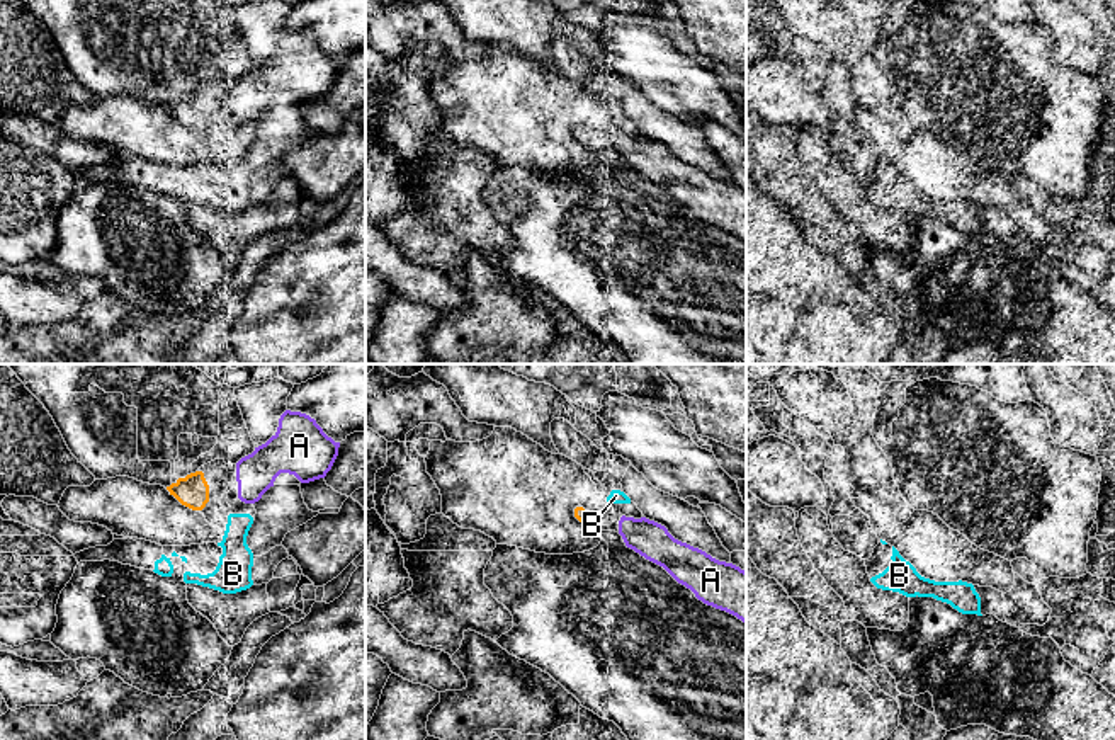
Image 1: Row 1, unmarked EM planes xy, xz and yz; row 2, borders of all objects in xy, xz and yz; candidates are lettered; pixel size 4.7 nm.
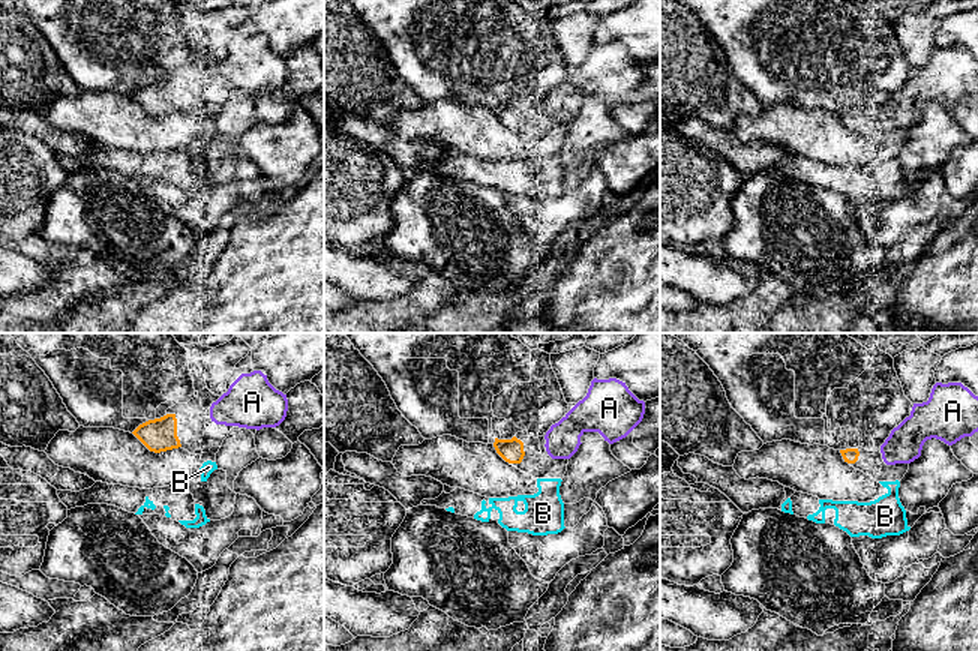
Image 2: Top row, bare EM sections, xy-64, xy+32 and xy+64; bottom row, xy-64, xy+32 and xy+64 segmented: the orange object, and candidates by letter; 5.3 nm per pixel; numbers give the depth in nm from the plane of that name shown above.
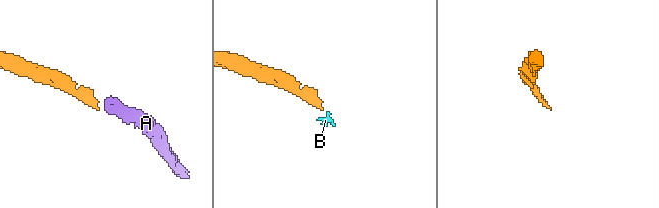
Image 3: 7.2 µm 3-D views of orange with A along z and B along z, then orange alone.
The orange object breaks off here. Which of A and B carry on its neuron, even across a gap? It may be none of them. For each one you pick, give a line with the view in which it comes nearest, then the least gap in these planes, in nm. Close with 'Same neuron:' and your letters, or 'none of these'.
A: nearest in xy; 140 nm apart
Same neuron: A

